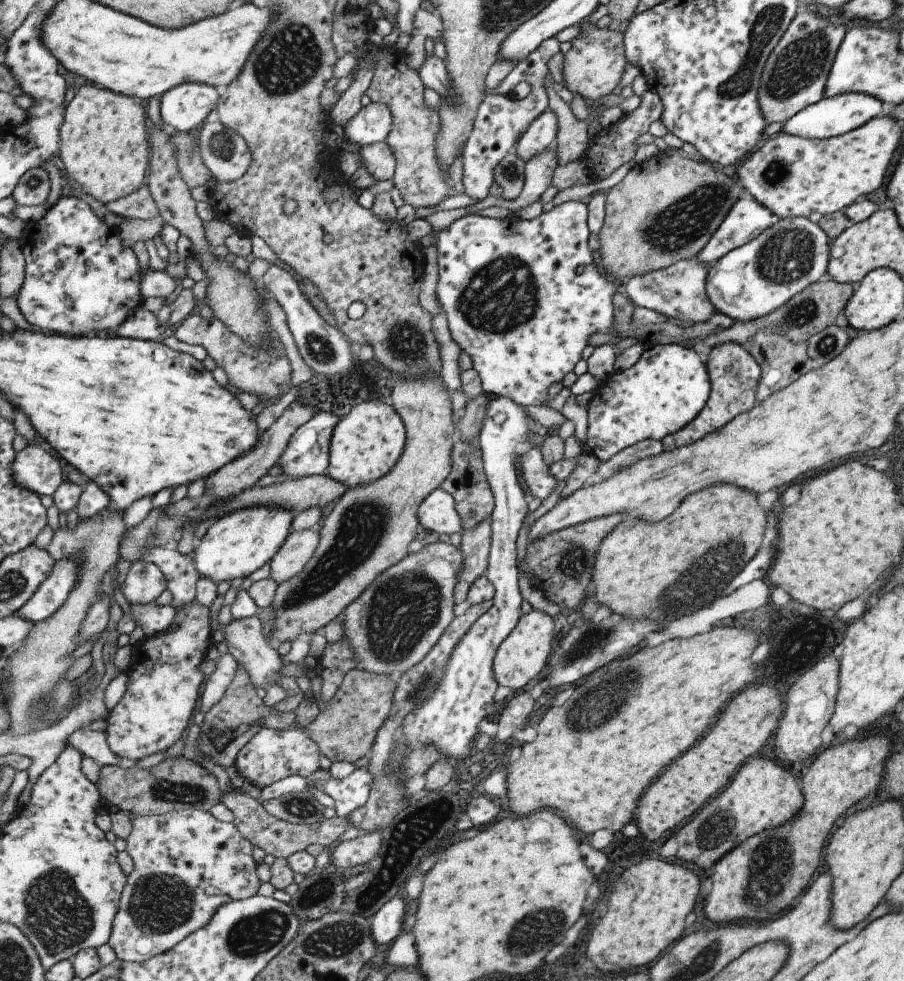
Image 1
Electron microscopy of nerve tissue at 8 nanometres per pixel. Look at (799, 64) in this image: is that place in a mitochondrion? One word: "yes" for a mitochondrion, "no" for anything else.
yes

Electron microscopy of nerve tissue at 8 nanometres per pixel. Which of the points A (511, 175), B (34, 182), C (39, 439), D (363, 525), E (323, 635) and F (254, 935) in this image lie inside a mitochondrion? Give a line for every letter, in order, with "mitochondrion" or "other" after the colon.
A: mitochondrion
B: mitochondrion
C: other
D: mitochondrion
E: other
F: mitochondrion

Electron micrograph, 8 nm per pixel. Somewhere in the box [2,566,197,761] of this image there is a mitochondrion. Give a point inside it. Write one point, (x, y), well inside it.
(40, 708)

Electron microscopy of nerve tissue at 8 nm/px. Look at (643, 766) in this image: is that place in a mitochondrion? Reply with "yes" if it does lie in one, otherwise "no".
no

